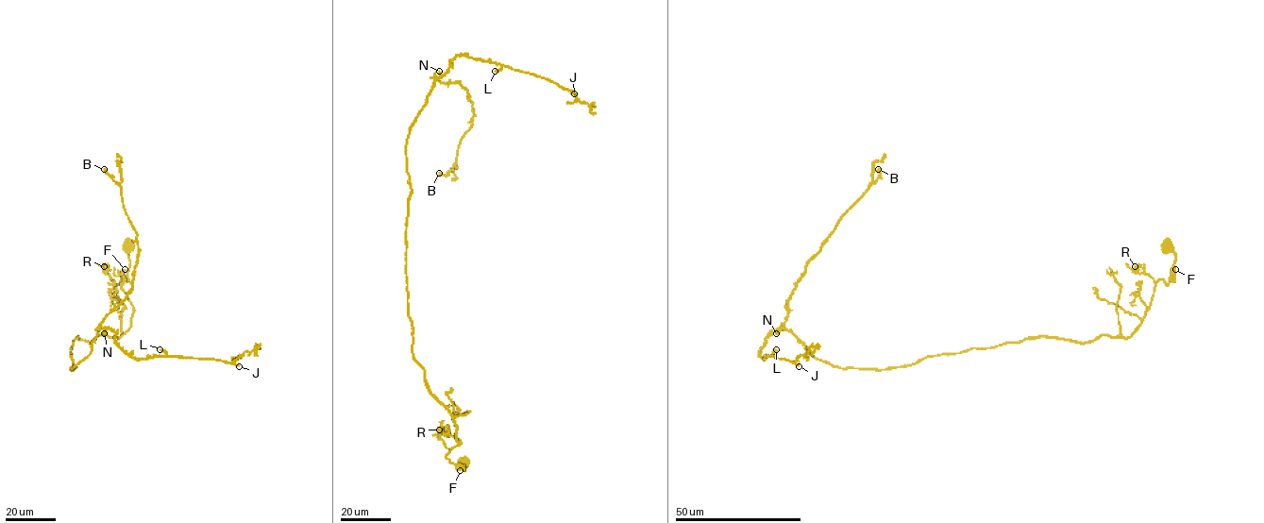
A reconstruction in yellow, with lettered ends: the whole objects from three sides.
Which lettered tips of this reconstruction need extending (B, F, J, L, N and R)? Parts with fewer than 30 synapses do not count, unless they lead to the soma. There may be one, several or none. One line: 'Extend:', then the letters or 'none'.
Extend: J

